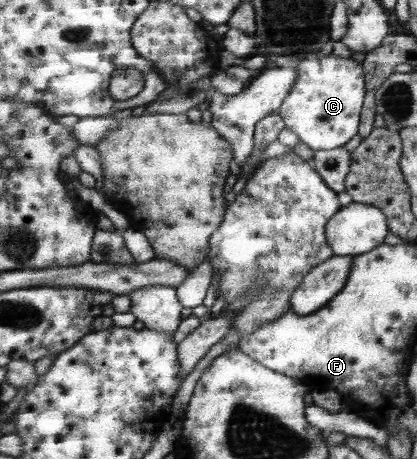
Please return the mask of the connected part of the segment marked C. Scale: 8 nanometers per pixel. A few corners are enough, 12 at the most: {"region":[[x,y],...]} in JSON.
{"region":[[360,58],[298,61],[276,113],[308,148],[358,134]]}

